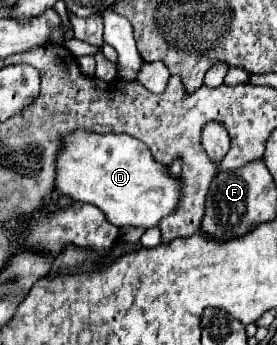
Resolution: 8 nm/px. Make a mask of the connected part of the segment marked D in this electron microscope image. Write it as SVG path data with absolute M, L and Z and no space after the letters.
M76 129L62 137L60 151L56 155L56 181L54 187L60 195L74 201L96 205L106 219L116 227L156 227L158 221L170 215L180 201L180 181L166 173L166 167L156 163L150 149L136 137L130 135L98 135L92 131Z

